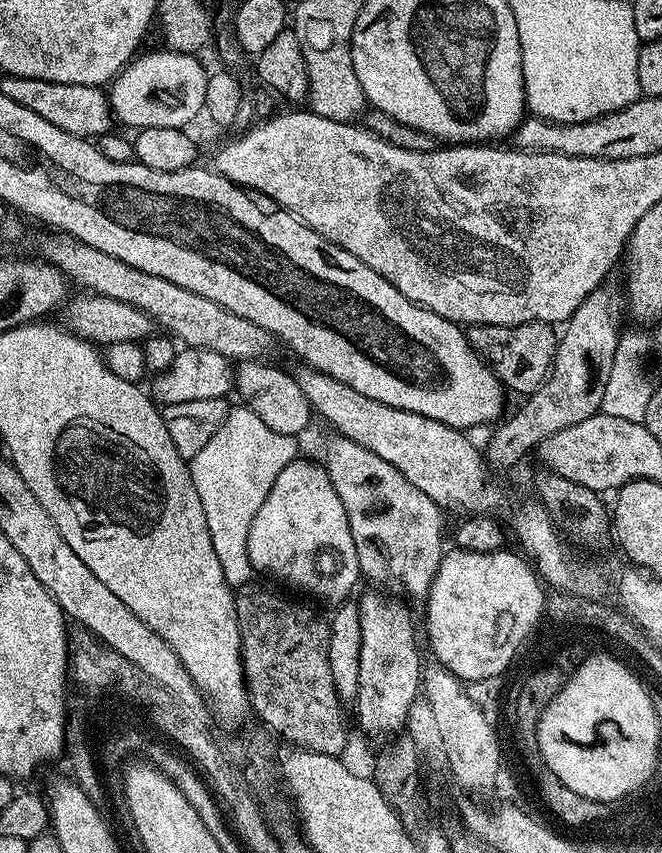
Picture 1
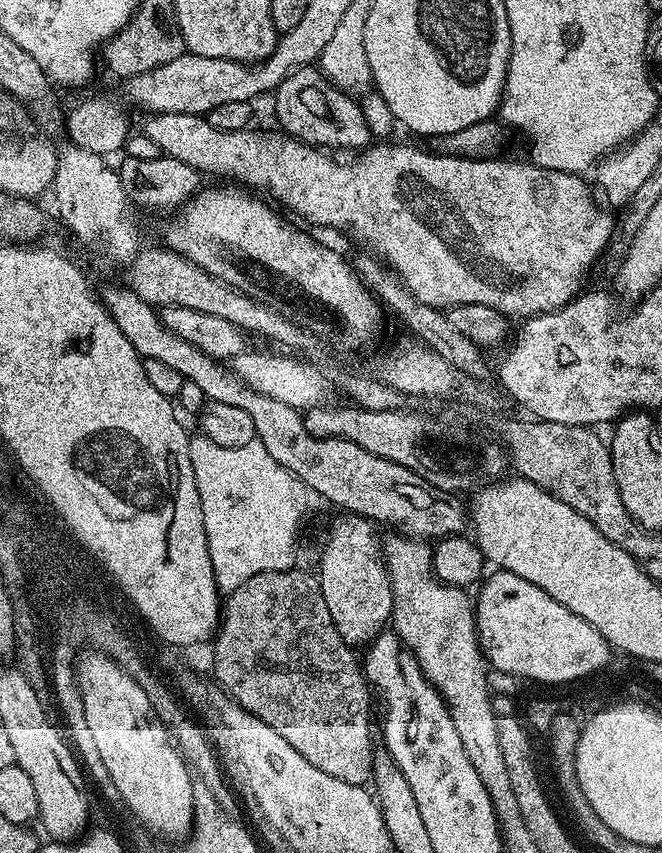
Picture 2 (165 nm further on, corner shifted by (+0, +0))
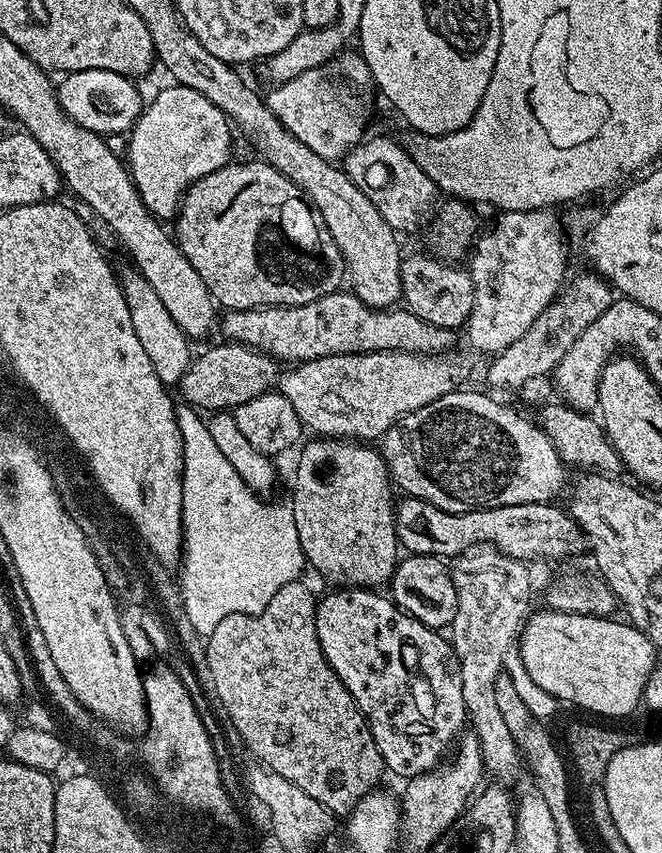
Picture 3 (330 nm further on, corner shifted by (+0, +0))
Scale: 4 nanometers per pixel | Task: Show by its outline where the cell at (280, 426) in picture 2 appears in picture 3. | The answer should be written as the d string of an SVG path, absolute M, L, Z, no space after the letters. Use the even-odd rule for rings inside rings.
M404 498L401 501L396 510L396 538L399 547L408 554L455 558L481 546L491 546L515 560L533 562L568 560L586 548L584 532L556 502L530 502L459 513L436 508L425 500Z

